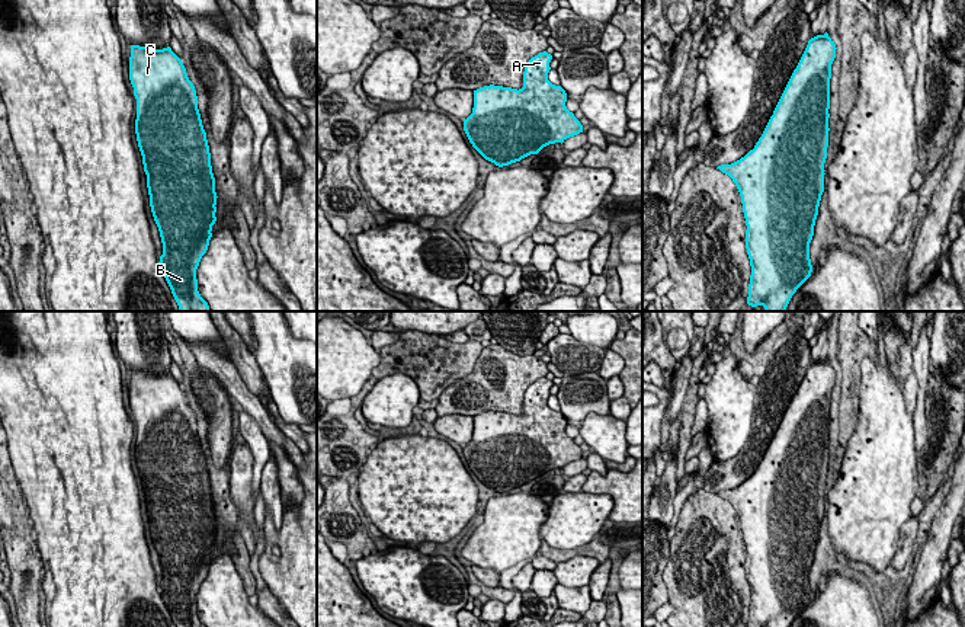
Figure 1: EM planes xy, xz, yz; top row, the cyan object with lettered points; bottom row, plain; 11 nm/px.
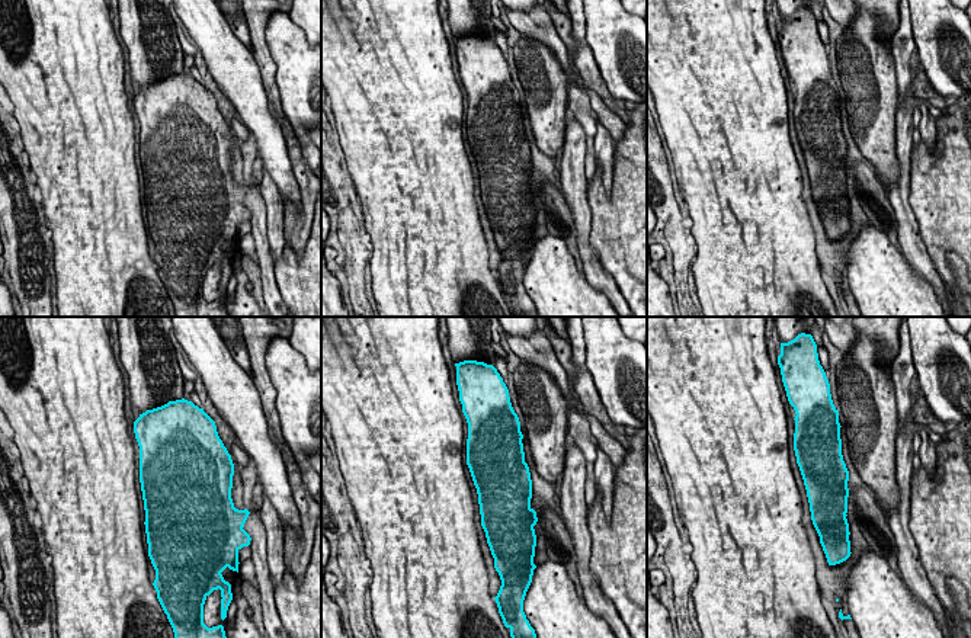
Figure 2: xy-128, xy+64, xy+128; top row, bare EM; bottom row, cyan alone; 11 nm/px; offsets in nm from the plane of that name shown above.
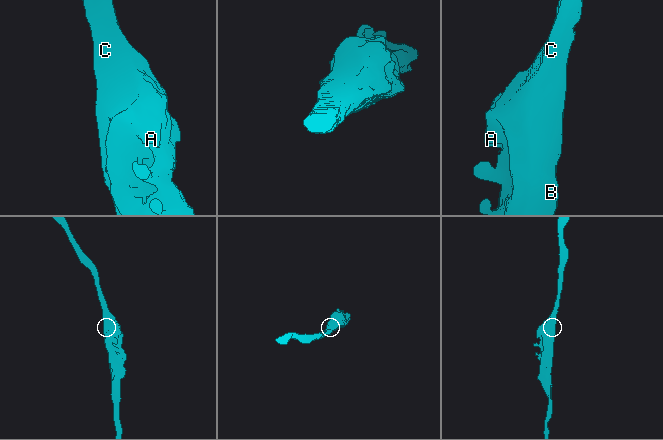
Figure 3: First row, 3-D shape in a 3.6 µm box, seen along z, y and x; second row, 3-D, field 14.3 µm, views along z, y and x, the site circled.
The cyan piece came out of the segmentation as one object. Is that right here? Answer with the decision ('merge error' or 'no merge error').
no merge error

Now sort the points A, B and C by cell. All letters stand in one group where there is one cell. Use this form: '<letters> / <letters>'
A B C

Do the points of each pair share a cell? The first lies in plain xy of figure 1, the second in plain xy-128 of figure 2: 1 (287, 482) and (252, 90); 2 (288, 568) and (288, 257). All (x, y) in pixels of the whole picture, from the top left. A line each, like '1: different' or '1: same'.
1: different
2: same

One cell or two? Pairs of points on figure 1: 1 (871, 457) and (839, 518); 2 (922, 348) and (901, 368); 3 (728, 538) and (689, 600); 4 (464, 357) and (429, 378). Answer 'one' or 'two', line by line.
1: one
2: two
3: one
4: one

